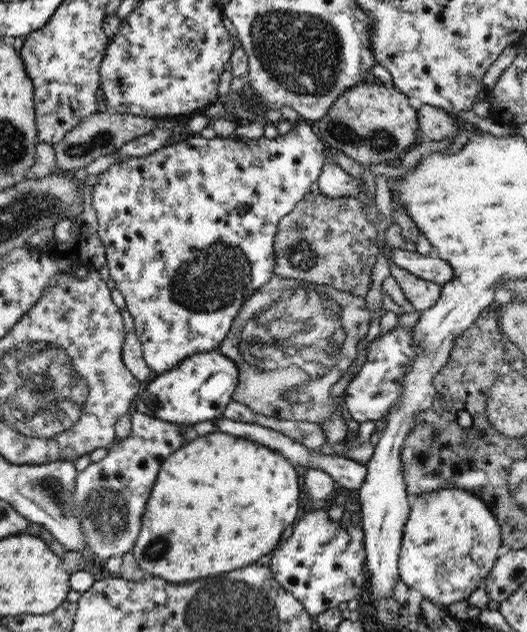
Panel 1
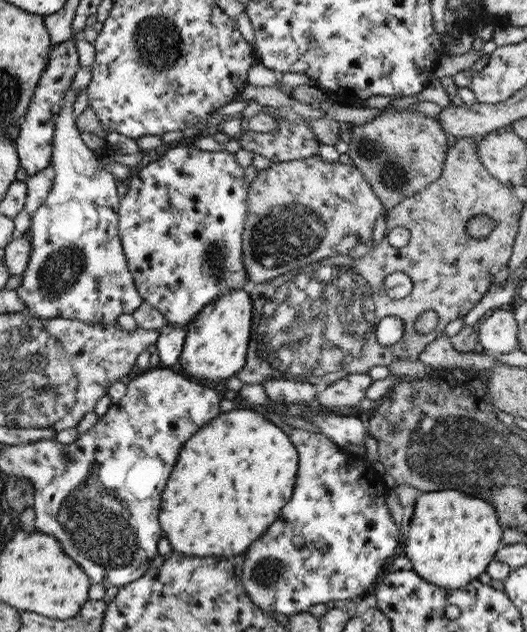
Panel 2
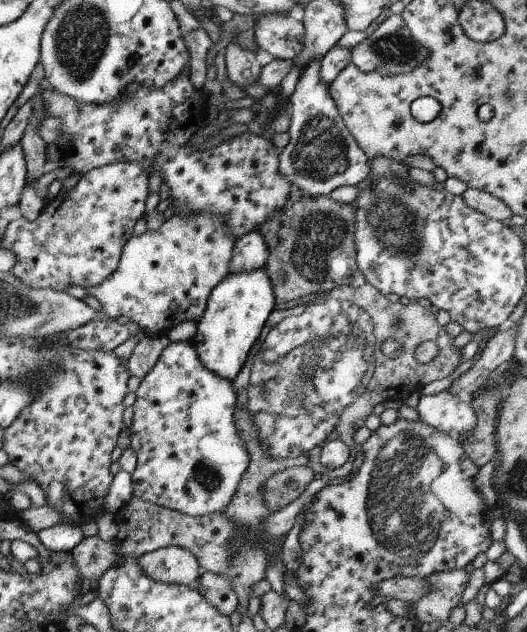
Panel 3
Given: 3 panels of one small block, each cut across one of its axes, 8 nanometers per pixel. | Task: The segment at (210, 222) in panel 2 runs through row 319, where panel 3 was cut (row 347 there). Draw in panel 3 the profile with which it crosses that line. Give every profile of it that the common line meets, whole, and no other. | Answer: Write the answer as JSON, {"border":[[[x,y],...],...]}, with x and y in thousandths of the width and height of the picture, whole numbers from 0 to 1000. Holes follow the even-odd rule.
{"border":[[[328,540],[315,547],[292,582],[268,601],[247,674],[245,707],[260,722],[260,737],[249,750],[254,786],[361,816],[421,812],[444,788],[474,728],[469,704],[455,696],[444,671],[452,630],[442,603],[391,585],[376,557],[355,540]]]}

